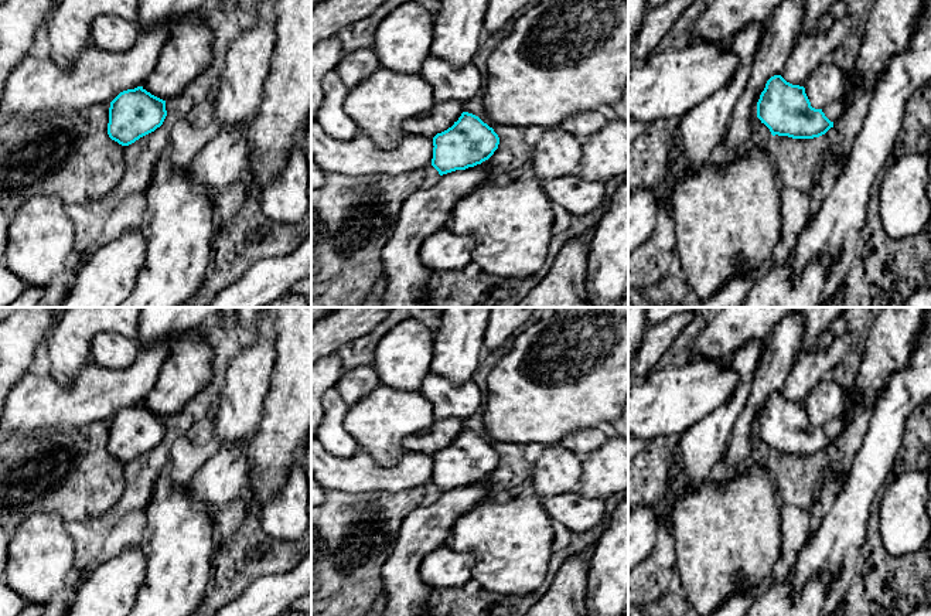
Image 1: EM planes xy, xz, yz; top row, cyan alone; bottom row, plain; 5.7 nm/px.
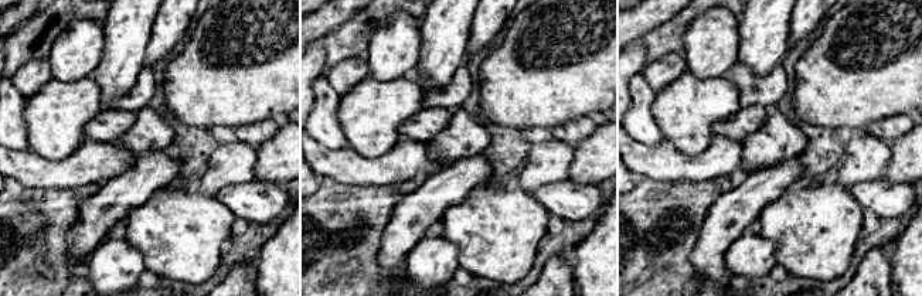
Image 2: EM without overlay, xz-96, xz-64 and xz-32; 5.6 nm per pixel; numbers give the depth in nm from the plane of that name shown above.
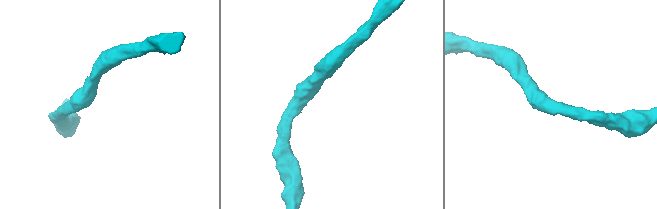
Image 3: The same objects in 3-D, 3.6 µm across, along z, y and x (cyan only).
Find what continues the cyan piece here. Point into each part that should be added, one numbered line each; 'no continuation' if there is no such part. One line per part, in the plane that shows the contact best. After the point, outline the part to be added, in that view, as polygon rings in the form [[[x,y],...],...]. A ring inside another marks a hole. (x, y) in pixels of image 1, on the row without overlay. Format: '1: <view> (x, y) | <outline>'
1: xz (426, 528) | [[[488,477],[468,484],[443,491],[430,506],[420,506],[403,521],[396,544],[382,566],[383,581],[383,616],[430,616],[436,591],[429,586],[420,574],[420,564],[427,554],[443,545],[451,537],[457,520],[473,507],[488,497]]]

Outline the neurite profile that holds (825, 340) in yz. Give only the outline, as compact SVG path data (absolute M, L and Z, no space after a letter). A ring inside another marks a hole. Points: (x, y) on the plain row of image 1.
M829 329L816 338L808 340L811 343L812 351L826 350L832 341L835 340L836 334L832 333Z

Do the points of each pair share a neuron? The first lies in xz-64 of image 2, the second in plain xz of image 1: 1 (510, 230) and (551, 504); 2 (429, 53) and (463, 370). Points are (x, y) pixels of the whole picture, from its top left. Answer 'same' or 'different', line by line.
1: different
2: same

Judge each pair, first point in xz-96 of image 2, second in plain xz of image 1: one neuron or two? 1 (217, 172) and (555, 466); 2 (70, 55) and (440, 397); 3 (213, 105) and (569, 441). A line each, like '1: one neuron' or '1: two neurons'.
1: one neuron
2: two neurons
3: two neurons

